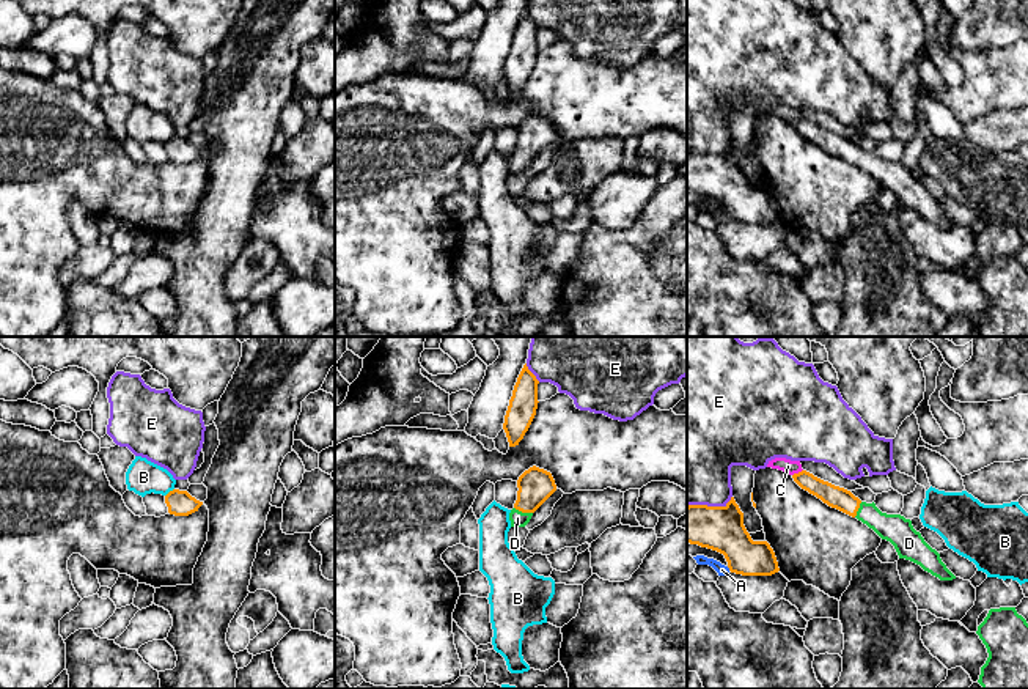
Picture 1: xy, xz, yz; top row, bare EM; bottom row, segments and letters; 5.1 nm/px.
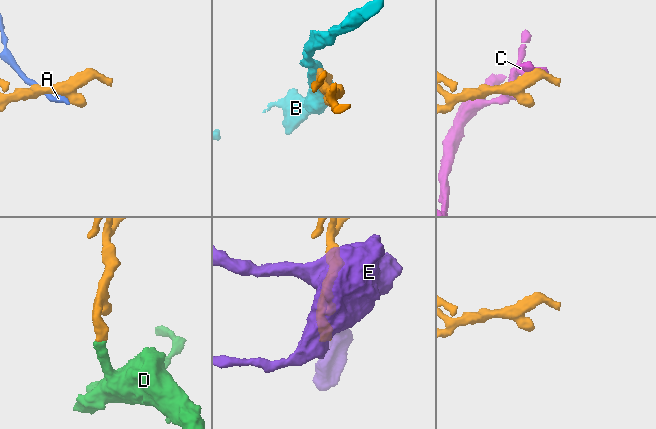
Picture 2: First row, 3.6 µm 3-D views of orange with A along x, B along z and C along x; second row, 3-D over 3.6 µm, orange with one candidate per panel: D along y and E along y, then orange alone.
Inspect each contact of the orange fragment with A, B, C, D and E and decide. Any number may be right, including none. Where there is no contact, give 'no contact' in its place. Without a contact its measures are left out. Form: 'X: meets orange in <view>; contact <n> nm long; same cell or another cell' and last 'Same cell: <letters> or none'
A: meets orange in yz; contact 30 nm long; another cell
B: meets orange in xy; contact 60 nm long; another cell
C: meets orange in yz; contact 70 nm long; another cell
D: meets orange in xz; contact 100 nm long; same cell
E: meets orange in xz; contact 120 nm long; another cell
Same cell: D

